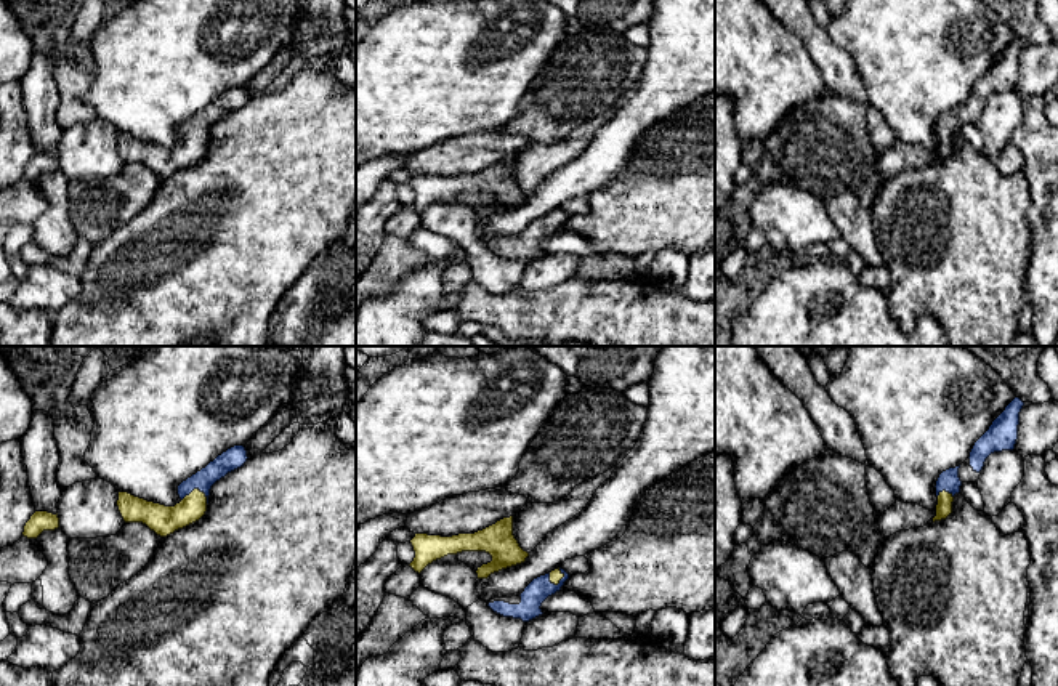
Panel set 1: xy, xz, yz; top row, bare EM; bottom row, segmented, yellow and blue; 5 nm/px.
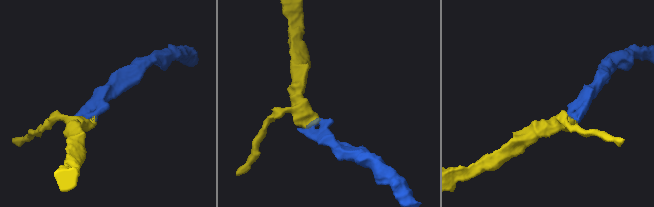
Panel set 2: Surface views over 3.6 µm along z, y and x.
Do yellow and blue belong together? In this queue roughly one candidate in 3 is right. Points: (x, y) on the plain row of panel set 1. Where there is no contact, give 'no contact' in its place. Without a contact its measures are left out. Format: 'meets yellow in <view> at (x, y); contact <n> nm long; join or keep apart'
meets yellow in xz at (561, 218); contact 100 nm long; join

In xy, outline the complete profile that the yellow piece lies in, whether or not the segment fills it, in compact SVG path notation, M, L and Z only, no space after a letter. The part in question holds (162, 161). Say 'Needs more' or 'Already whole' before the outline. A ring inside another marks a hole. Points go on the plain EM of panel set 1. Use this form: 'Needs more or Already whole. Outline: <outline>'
Needs more. Outline: M244 87L228 90L178 127L181 143L175 147L165 147L128 133L119 133L119 152L125 163L143 163L157 176L167 178L199 162L207 152L212 127L228 114L244 107L247 99Z

